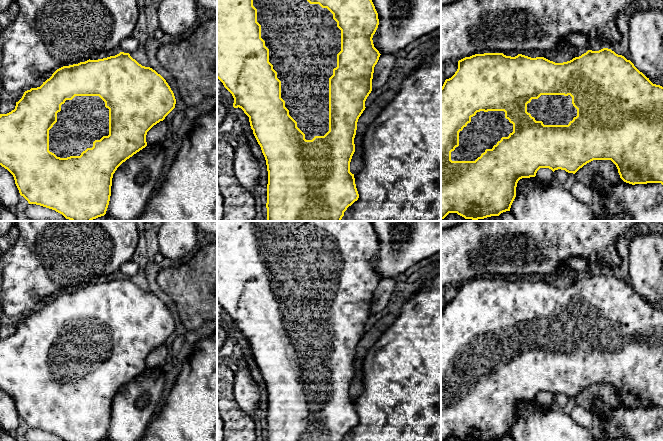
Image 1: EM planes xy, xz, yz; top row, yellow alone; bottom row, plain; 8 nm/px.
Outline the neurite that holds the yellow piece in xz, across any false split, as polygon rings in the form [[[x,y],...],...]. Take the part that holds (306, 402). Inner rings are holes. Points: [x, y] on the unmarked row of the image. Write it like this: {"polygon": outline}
{"polygon": [[[217,221],[217,302],[232,318],[234,322],[233,331],[241,332],[249,341],[251,353],[265,381],[268,395],[267,441],[343,441],[347,432],[358,424],[359,418],[356,412],[354,398],[350,396],[350,386],[355,376],[354,362],[357,354],[357,346],[366,332],[365,325],[372,315],[374,291],[381,279],[374,271],[372,264],[378,249],[378,237],[371,221]]]}

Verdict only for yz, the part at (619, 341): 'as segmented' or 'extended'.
extended

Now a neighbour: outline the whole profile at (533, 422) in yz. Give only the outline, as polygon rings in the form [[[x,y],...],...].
[[[537,401],[522,402],[518,405],[510,436],[514,441],[596,441],[596,434],[578,425],[570,415],[544,408]]]

